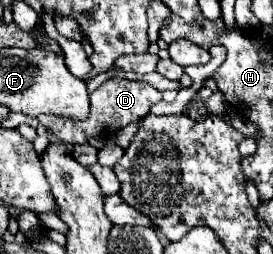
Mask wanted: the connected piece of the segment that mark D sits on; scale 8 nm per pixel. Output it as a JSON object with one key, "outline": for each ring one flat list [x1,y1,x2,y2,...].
{"outline":[[114,78,114,80,104,82,96,92,90,94,90,114,84,122,66,120,64,116,38,116,38,120,40,124,48,126,58,140,68,142,68,144,84,144,88,142,88,138,111,136,118,130,122,130,124,126,128,126,130,122,144,118,146,114,150,114,150,108,160,100,162,100,162,92,152,88,146,82]]}

